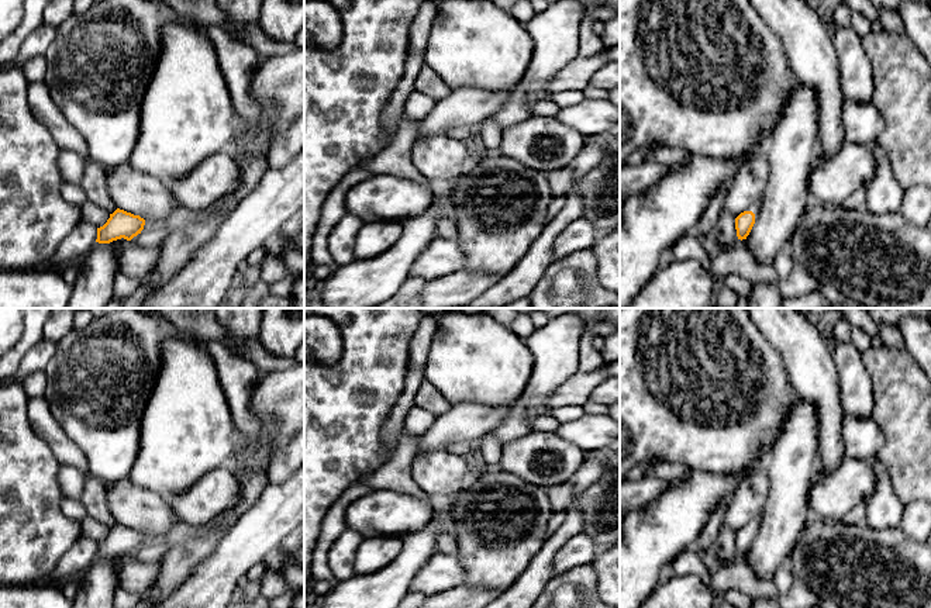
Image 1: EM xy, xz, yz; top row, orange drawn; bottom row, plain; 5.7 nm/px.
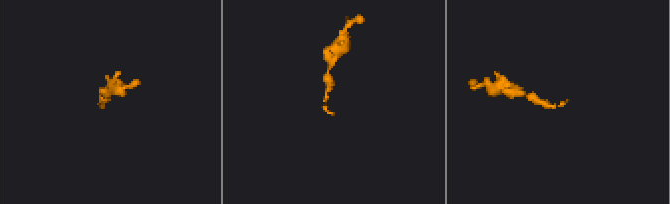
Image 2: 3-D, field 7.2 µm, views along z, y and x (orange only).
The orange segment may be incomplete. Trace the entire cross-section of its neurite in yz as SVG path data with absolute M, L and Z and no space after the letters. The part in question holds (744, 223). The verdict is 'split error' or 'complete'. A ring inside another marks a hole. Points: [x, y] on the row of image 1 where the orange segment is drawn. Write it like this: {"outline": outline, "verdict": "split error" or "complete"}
{"outline": "M761 201L752 204L746 211L741 213L735 218L735 229L737 229L738 239L745 242L746 236L749 235L755 224L761 204L762 204Z", "verdict": "split error"}

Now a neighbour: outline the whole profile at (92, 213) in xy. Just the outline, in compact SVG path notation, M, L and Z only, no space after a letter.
M86 201L82 207L82 221L93 224L94 227L103 227L110 218L110 213L92 201Z

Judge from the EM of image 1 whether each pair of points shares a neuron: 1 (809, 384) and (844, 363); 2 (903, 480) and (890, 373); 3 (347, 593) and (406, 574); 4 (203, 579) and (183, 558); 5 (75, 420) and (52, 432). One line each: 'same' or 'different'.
1: different
2: same
3: same
4: different
5: different

